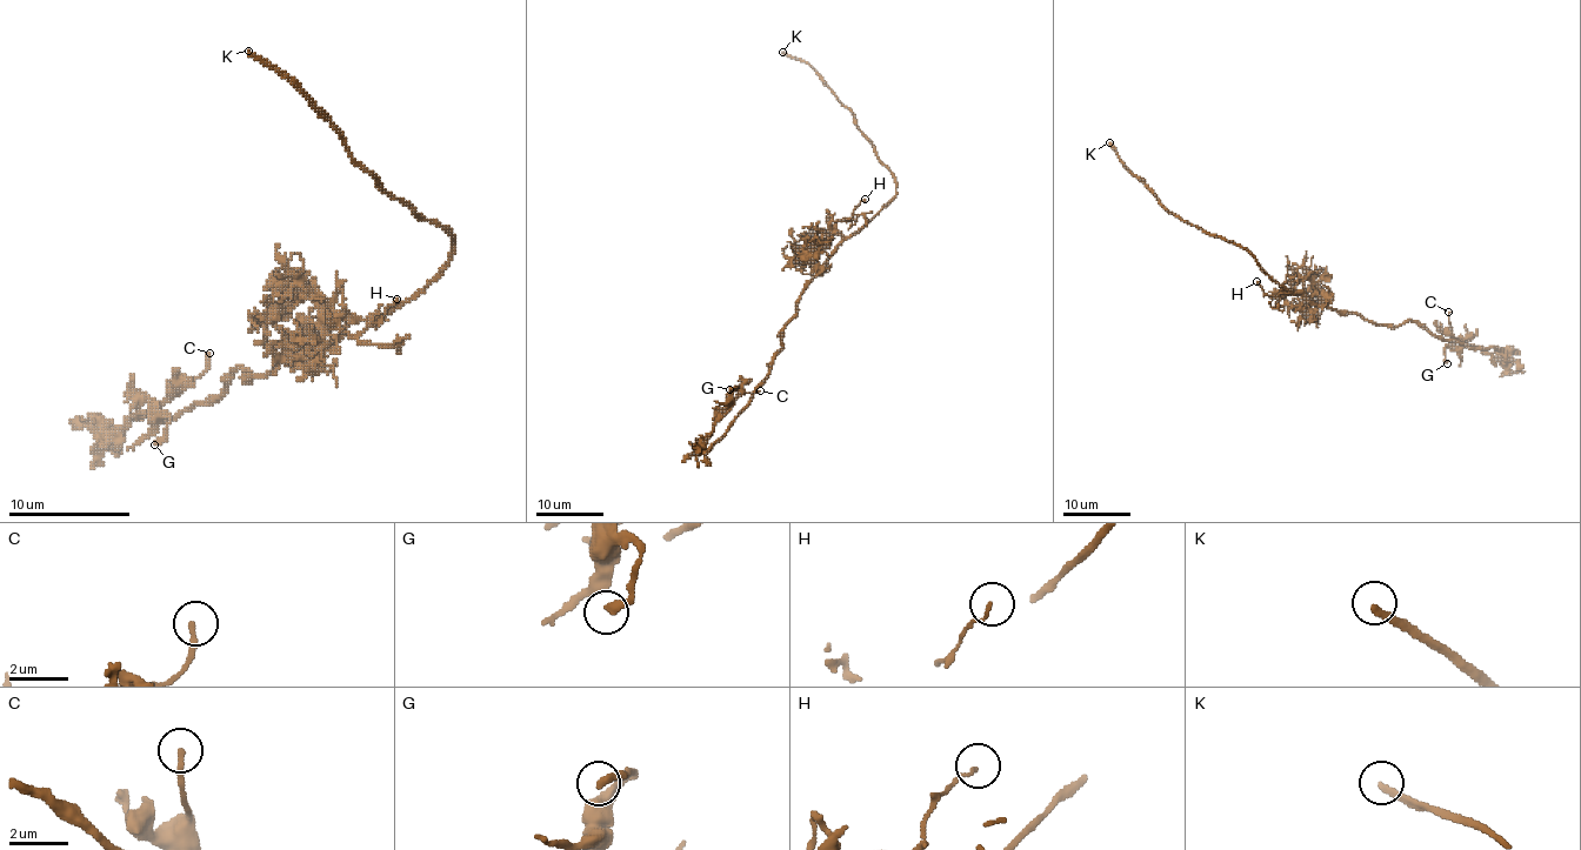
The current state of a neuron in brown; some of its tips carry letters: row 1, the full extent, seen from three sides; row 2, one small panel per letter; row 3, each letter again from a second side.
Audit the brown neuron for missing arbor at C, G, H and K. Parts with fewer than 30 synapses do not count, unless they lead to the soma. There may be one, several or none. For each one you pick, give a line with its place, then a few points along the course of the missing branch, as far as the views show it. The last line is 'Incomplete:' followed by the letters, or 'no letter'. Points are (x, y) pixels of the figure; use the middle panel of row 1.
K: at (782, 52); missing branch runs (782, 52), (729, 26), (719, 11), (704, 13), (704, 4)
Incomplete: K

